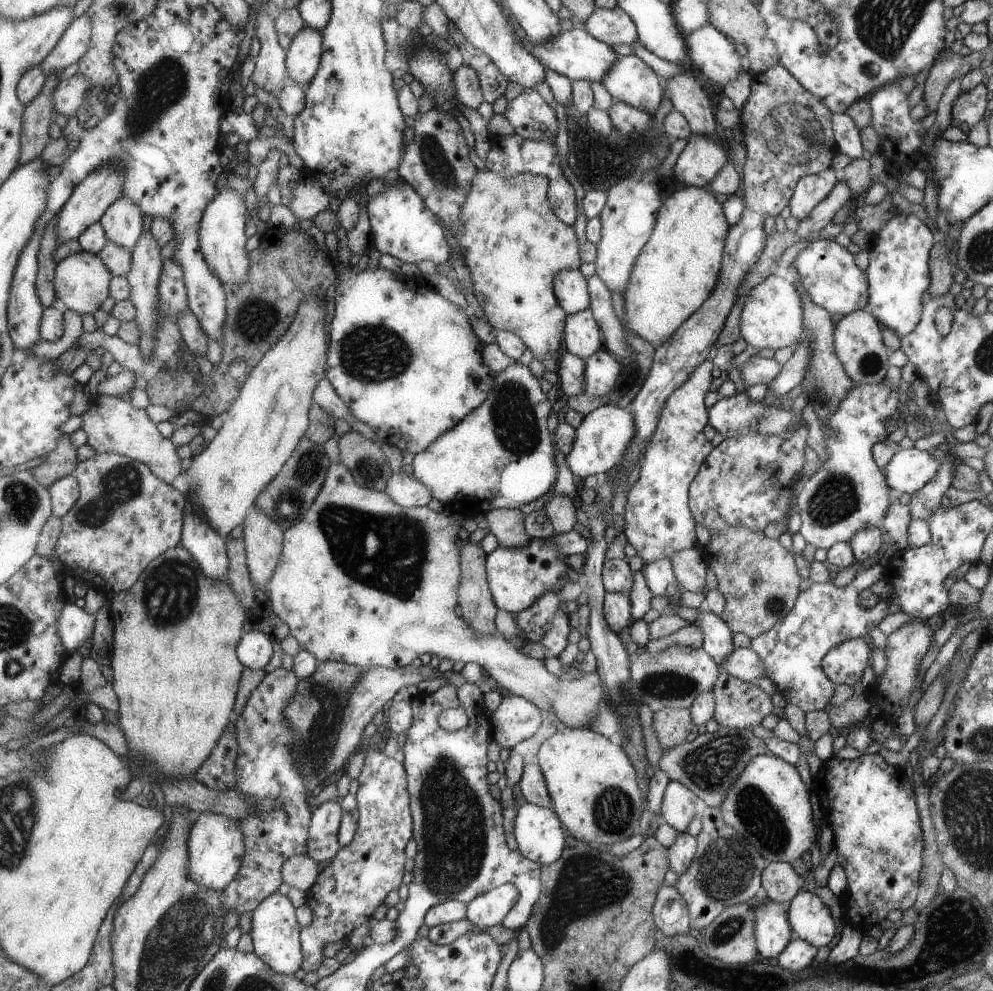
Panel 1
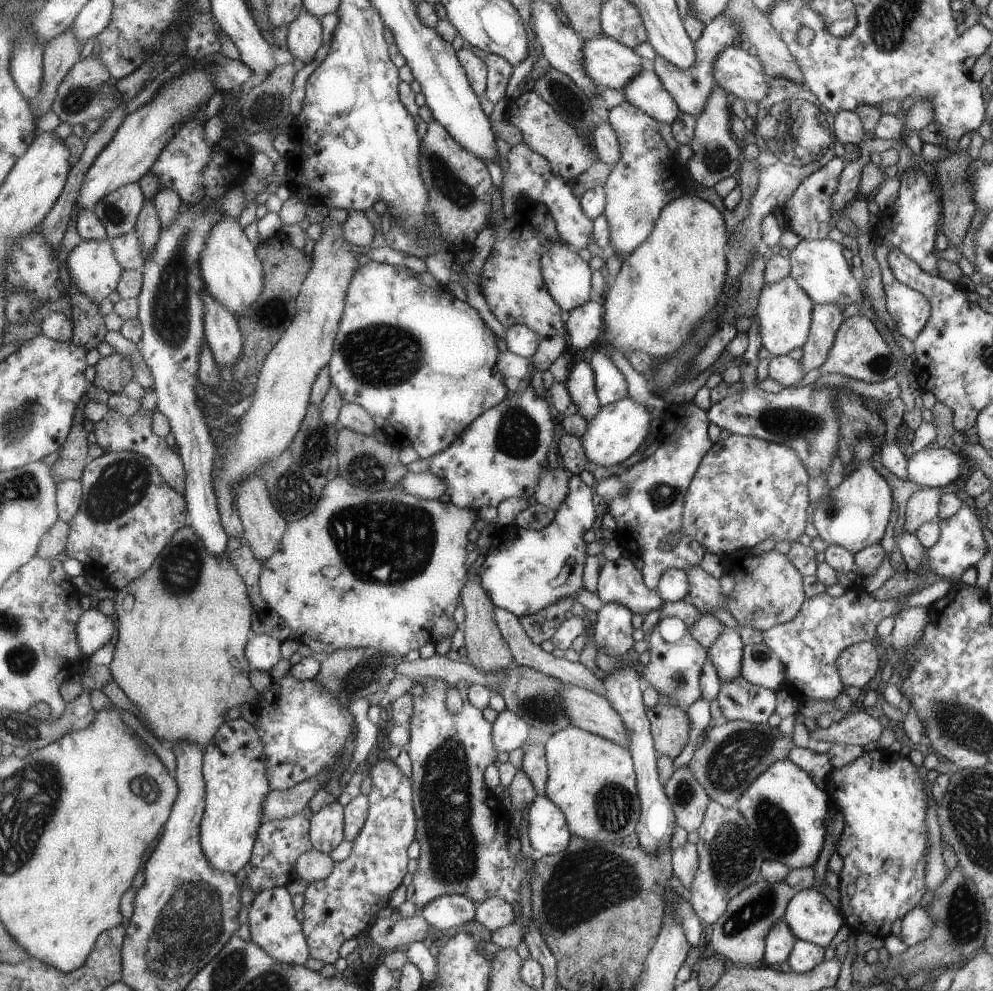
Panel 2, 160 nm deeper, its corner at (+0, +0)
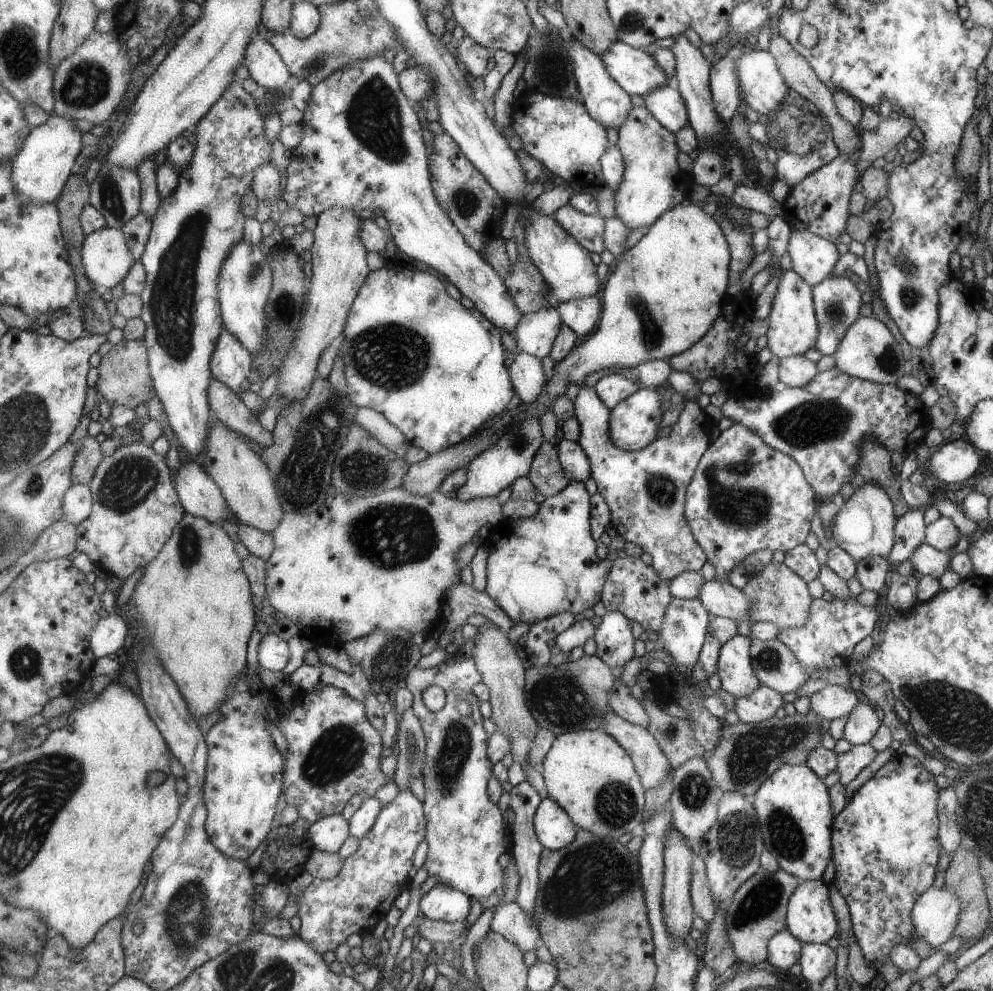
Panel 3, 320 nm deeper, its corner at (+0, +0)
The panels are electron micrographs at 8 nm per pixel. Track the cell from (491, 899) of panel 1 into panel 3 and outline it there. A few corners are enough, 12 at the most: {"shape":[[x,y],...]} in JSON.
{"shape":[[515,901],[497,907],[489,930],[524,953],[540,944],[535,918]]}

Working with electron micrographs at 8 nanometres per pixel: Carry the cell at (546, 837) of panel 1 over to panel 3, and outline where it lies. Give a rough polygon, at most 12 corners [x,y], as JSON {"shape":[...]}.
{"shape":[[549,796],[532,823],[542,848],[569,845],[577,832],[570,815]]}

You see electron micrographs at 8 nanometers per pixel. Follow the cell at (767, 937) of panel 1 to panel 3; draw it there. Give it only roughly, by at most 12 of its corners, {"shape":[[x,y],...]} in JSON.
{"shape":[[785,928],[767,941],[778,973],[798,962],[802,942]]}

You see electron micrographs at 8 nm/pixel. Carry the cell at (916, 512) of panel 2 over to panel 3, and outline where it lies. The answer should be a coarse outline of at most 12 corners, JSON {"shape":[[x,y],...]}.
{"shape":[[924,509],[895,522],[895,544],[886,556],[895,571],[924,542]]}

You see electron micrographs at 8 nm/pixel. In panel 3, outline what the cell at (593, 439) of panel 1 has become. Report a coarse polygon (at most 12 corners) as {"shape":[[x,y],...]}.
{"shape":[[643,385],[610,408],[610,441],[638,451],[655,438],[661,397]]}

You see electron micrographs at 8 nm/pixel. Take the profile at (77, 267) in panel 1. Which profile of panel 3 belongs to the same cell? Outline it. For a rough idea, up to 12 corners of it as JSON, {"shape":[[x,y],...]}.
{"shape":[[123,229],[86,235],[81,256],[100,290],[123,283],[136,263]]}

